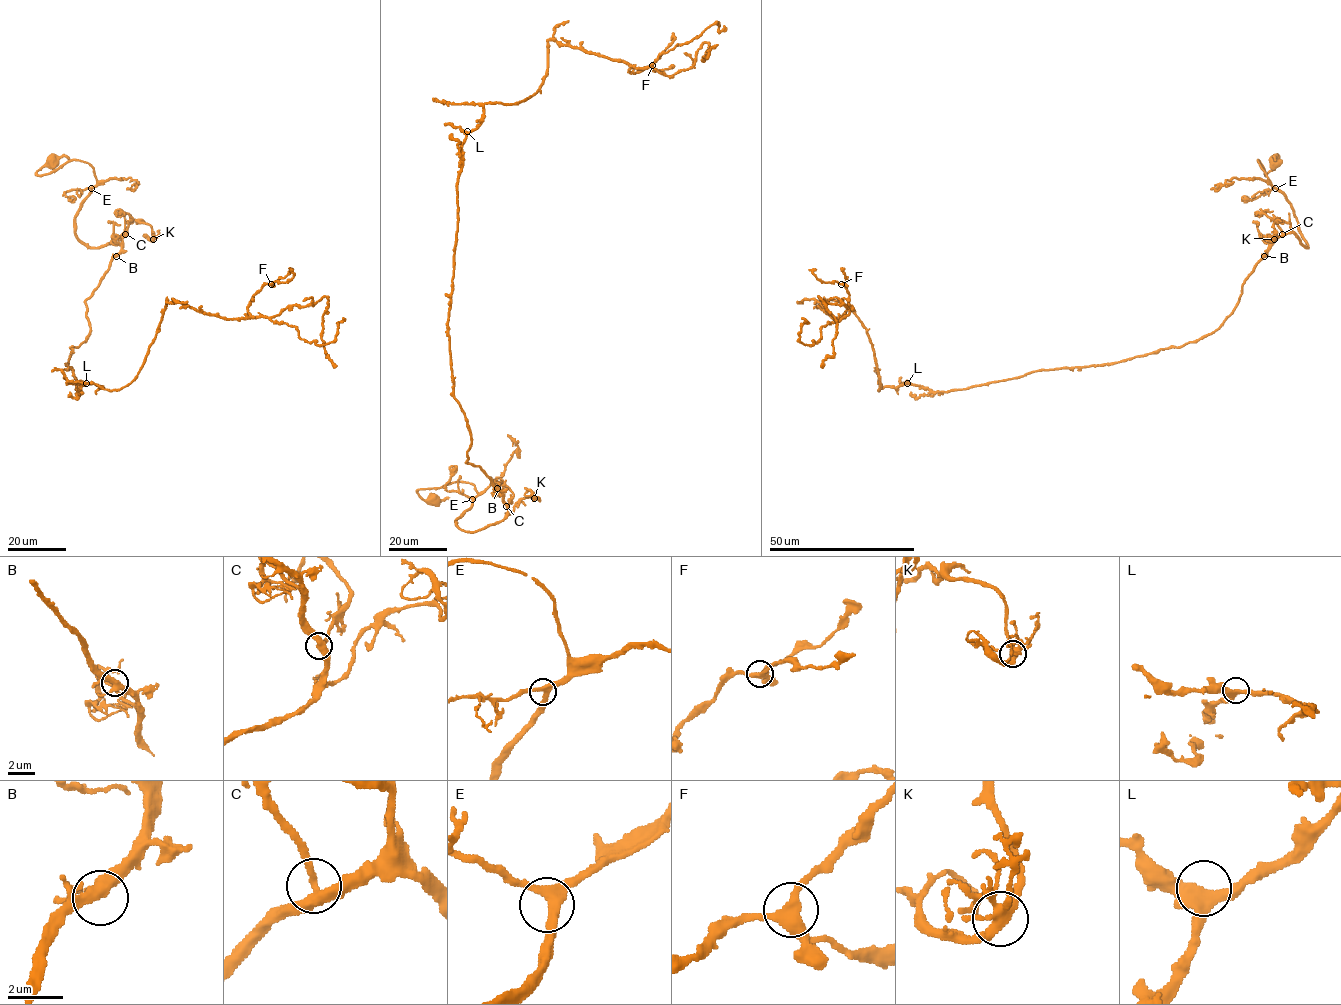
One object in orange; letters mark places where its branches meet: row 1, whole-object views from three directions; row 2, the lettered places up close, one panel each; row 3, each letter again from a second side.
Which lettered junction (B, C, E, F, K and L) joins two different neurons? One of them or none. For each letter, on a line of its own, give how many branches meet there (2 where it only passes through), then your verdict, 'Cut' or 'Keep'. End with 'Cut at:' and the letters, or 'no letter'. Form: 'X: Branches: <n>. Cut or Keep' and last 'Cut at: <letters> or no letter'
B: Branches: 4. Keep
C: Branches: 3. Keep
E: Branches: 3. Keep
F: Branches: 4. Keep
K: Branches: 5. Keep
L: Branches: 3. Keep
Cut at: no letter

